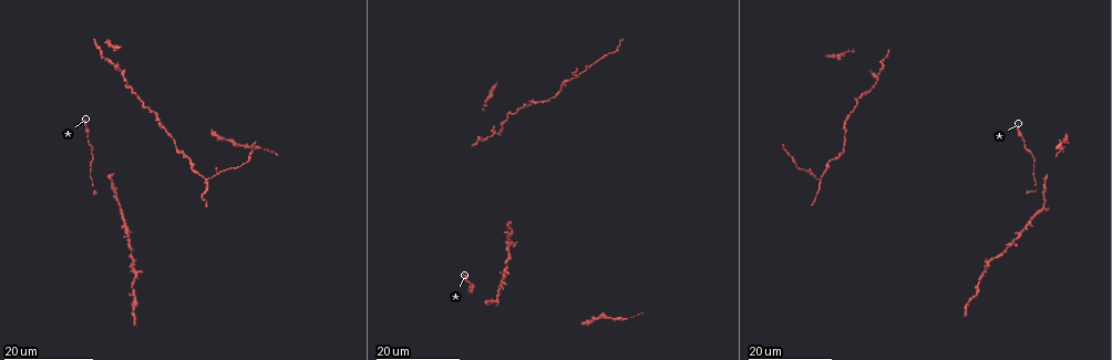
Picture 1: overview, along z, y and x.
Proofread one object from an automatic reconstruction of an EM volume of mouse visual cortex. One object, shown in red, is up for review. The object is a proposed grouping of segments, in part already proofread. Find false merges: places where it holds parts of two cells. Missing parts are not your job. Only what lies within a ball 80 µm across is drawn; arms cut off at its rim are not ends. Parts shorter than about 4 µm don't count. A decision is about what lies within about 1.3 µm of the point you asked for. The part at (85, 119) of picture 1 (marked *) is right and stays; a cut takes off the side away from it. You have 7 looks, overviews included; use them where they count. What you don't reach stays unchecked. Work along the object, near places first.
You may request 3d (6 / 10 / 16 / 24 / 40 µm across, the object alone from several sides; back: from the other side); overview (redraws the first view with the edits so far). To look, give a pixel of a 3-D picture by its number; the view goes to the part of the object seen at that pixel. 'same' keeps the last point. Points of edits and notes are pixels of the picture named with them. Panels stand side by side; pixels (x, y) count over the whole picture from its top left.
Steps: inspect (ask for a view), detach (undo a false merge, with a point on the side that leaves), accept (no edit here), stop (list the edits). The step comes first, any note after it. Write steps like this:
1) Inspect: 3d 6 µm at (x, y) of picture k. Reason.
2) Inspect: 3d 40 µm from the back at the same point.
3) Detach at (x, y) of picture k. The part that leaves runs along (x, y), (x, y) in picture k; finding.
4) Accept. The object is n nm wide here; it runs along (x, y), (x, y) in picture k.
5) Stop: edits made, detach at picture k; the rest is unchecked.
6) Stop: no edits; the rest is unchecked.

Inspect: 3d 24 µm at (850, 117) of picture 1. Narrows sharply.

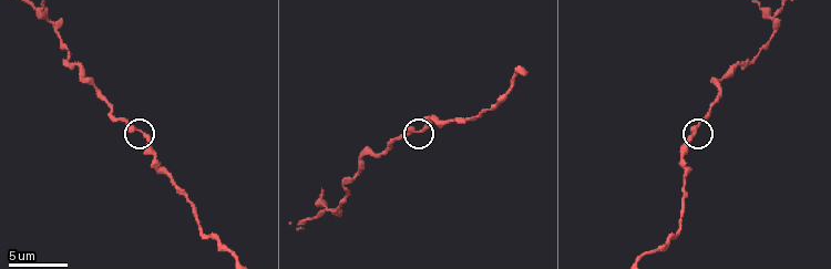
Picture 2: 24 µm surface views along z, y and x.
Inspect: 3d 10 µm at (422, 132) of picture 2. Zoom in.

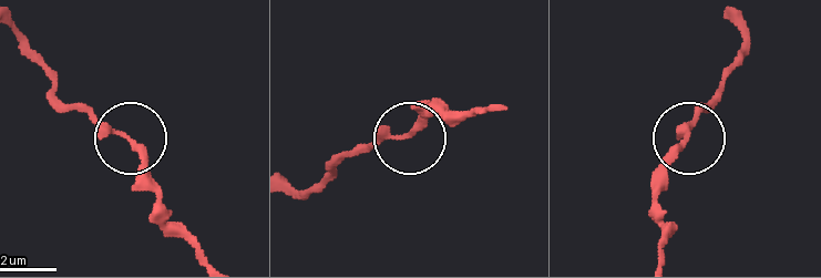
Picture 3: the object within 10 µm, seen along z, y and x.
Accept. 3 arms meet here; it runs along (9, 23), (65, 102), (130, 138), (156, 186) in picture 3; continuous, no second cell.

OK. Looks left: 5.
Inspect: 3d 16 µm at (327, 207) of picture 2. Two arms in line, one across.

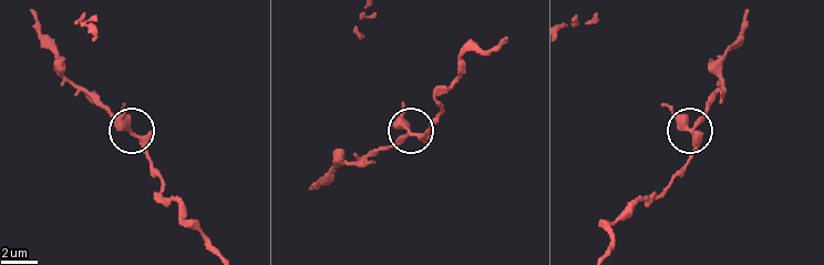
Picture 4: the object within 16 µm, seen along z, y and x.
Accept. The object is 310 nm wide here; all the same cell.

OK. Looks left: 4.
Inspect: 3d 16 µm at (207, 179) of picture 1. Three-way junction.

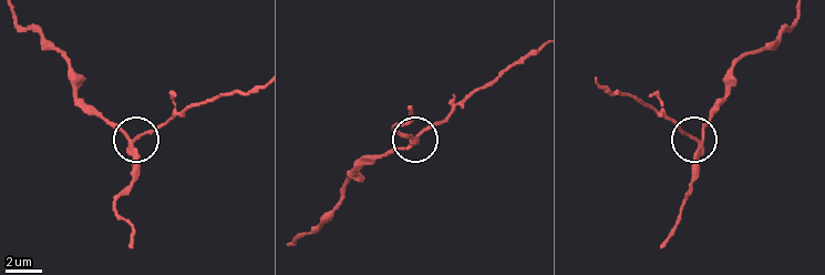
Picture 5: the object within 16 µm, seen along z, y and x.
Inspect: 3d 10 µm at (134, 144) of picture 5.

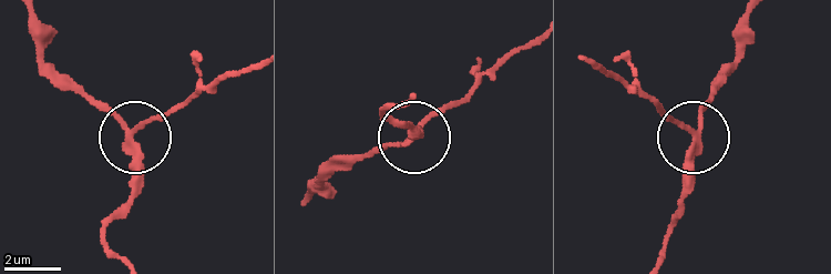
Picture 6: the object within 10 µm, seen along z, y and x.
Detach at (164, 118) of picture 6. The part that leaves runs along (136, 131), (256, 69) in picture 6; two cells meet here.

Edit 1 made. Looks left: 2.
Stop: edits made, detach at picture 6; the rest is unchecked.

